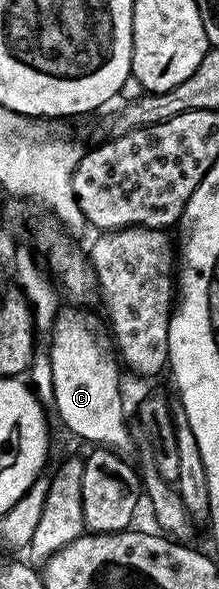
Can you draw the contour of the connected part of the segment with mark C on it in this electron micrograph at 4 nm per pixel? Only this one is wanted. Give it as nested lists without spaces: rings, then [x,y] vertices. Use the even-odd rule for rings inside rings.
[[[71,304],[60,307],[58,317],[52,323],[51,350],[48,349],[47,352],[50,367],[53,370],[52,405],[55,405],[60,420],[71,433],[83,440],[95,442],[91,444],[114,450],[123,458],[132,459],[136,455],[137,445],[133,441],[130,425],[125,424],[125,408],[119,382],[119,370],[114,360],[99,344],[99,340],[88,322],[83,318],[76,318],[79,314],[78,310],[80,310],[78,307]]]

